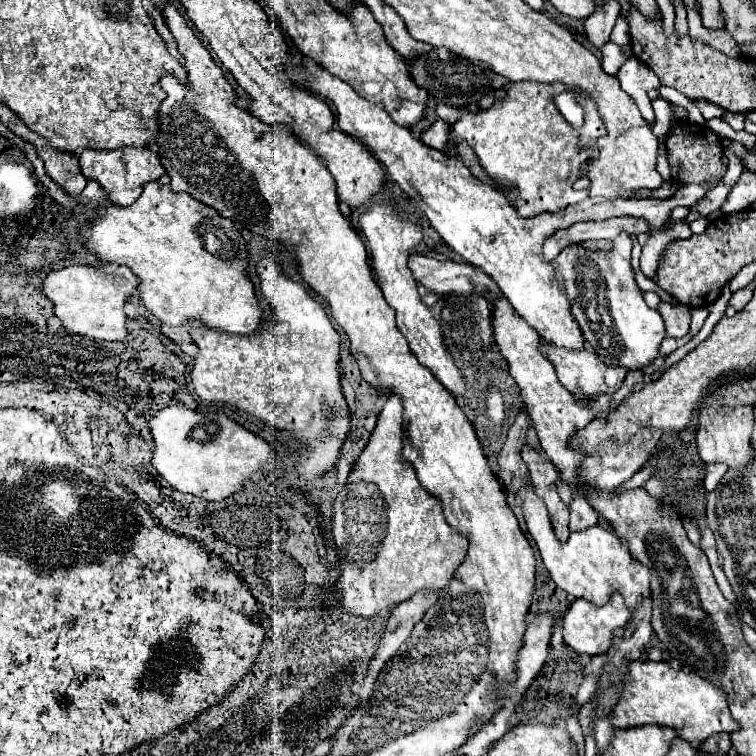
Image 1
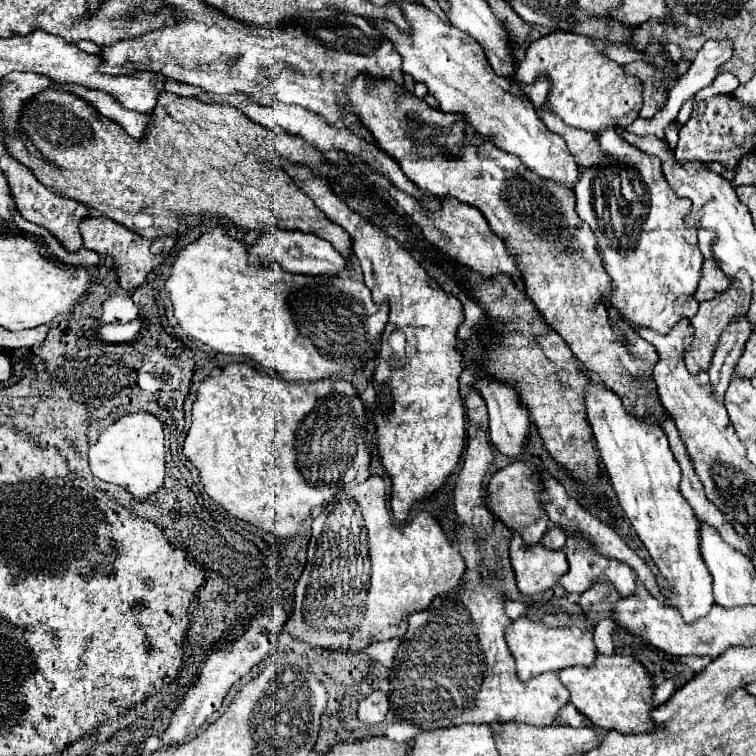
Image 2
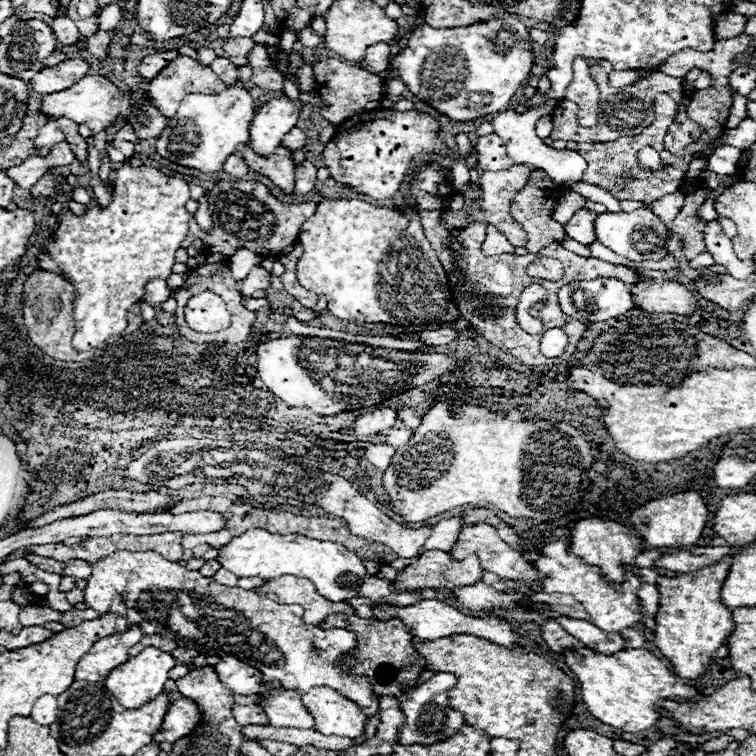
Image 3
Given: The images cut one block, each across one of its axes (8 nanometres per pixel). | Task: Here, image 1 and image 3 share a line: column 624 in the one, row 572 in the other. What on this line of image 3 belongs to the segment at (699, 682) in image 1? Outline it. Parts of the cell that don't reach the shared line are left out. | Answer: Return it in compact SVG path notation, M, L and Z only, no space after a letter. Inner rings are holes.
M724 556L712 566L696 570L692 574L658 576L660 606L656 614L656 646L672 662L674 672L684 680L698 680L704 676L708 664L714 658L718 646L722 646L728 634L734 630L732 610L722 604L720 590L732 566L732 556Z

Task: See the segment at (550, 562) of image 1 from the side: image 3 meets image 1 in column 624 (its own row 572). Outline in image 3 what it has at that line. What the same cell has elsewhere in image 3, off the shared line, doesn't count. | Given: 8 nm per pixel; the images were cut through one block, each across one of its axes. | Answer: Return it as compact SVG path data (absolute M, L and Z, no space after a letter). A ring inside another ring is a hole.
M558 540L558 542L550 542L550 544L542 546L542 556L538 560L534 560L534 564L546 576L544 578L544 592L548 592L548 594L560 592L560 594L574 596L584 606L584 610L590 614L592 624L598 626L600 630L622 632L624 628L632 628L634 624L638 624L642 620L640 600L636 596L640 582L636 580L636 576L626 574L626 580L618 588L614 588L600 574L598 568L588 566L582 560L578 560L574 554L570 554L566 540Z

